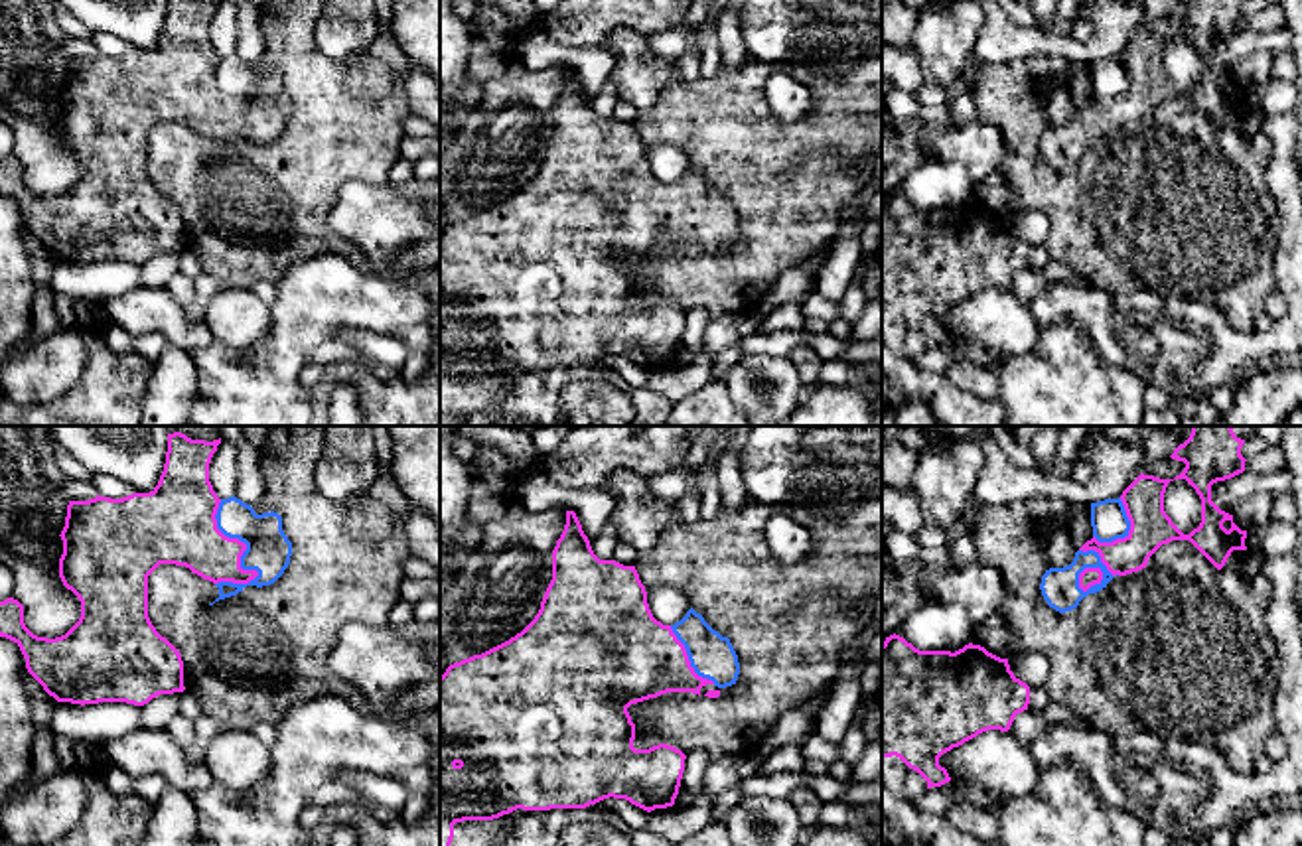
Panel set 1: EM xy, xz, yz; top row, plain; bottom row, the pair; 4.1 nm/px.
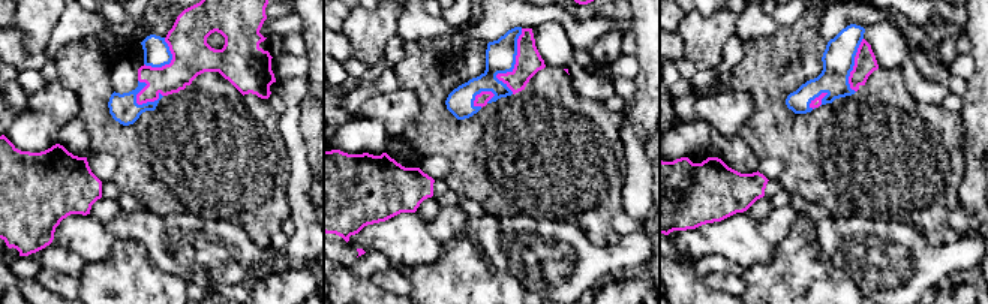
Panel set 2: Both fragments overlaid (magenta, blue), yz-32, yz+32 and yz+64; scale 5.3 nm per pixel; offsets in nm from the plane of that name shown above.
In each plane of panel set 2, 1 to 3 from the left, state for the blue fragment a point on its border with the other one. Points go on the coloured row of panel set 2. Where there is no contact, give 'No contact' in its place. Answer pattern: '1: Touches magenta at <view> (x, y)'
1: Touches magenta at yz-32 (137, 102)
2: Touches magenta at yz+32 (514, 66)
3: Touches magenta at yz+64 (850, 75)

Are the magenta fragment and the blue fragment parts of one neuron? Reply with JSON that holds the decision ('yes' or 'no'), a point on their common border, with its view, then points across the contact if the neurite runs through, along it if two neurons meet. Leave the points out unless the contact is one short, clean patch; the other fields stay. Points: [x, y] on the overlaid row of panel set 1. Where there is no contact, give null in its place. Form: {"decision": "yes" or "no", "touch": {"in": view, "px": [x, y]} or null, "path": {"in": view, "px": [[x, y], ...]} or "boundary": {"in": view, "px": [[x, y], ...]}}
{"decision": "yes", "touch": {"in": "xy", "px": [243, 543]}}

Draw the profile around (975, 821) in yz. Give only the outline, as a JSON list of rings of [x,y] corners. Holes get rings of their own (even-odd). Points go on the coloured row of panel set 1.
[[[957,803],[947,811],[945,818],[955,828],[978,840],[998,842],[1000,822],[998,822],[998,814],[992,811],[969,803]]]

